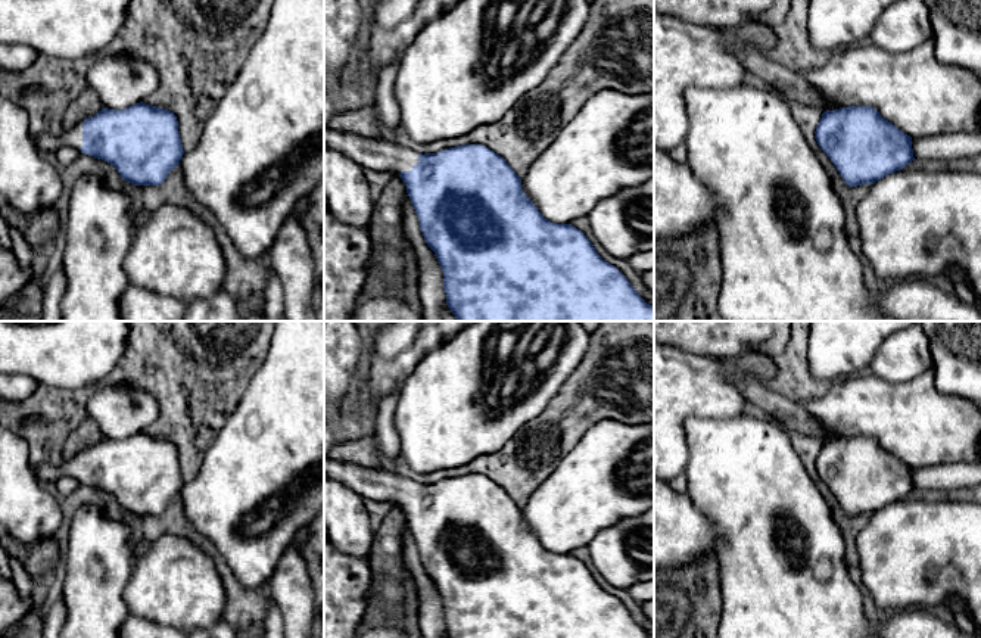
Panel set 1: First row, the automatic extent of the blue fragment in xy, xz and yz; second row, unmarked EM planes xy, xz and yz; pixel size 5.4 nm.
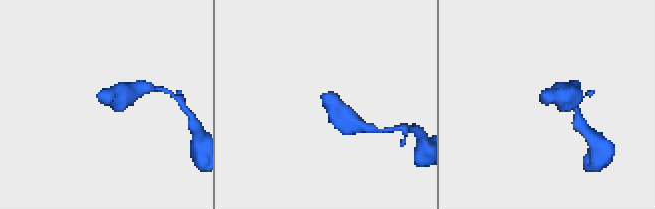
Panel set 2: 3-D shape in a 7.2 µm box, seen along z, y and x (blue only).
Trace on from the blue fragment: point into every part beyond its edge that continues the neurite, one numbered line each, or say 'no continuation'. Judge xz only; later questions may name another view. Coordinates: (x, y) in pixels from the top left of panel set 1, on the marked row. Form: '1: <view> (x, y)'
1: xz (373, 153)

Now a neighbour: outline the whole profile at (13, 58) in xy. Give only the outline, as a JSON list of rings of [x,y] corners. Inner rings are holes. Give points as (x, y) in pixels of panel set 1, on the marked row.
[[[0,43],[0,72],[22,72],[34,63],[38,55],[28,46]]]

